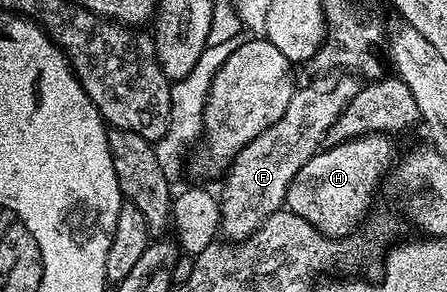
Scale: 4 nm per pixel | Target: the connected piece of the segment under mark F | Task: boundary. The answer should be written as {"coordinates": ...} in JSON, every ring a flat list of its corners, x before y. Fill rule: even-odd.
{"coordinates":[[344,75,348,76,322,76,318,80,310,81,305,88,297,87,290,98,290,106,286,106,286,114,282,114,282,118,274,122,274,126,262,130,262,134,258,134,258,138,247,144,229,163,226,175,223,177,224,189,218,192,219,231,225,241,235,242,250,238,250,234,254,234,254,230,258,230,258,226,262,226,262,222,270,218,270,214,279,212,285,207,286,190,294,180,294,174,298,174,298,170,302,170,302,166,306,166,306,162,310,162,310,158,321,151,330,126,334,126,342,110,346,110,354,94,358,94,358,90,362,87,361,81,355,75]]}

